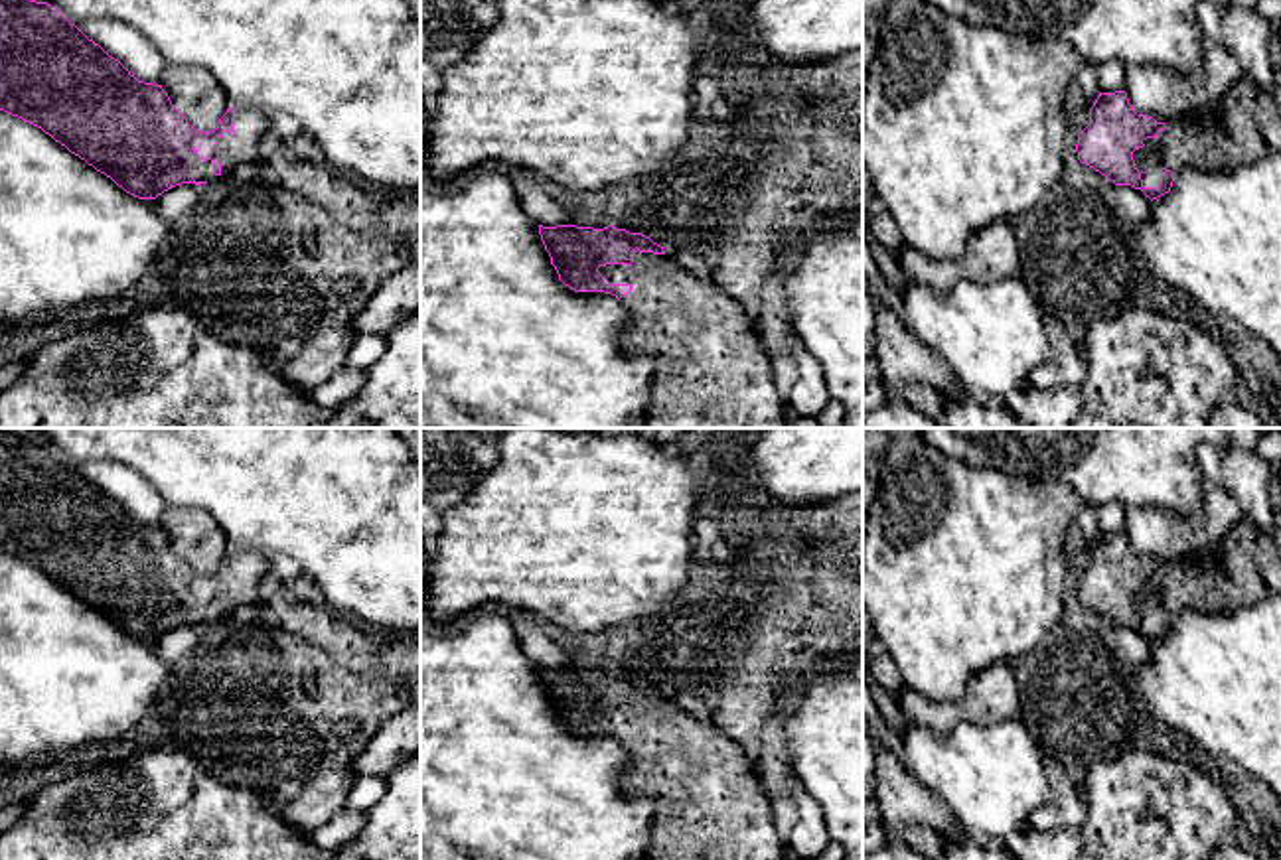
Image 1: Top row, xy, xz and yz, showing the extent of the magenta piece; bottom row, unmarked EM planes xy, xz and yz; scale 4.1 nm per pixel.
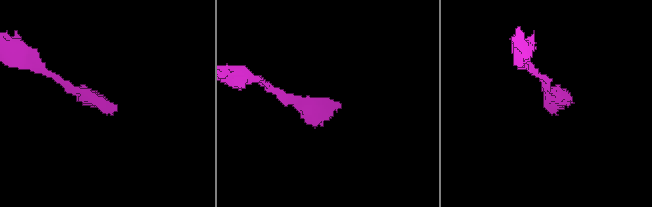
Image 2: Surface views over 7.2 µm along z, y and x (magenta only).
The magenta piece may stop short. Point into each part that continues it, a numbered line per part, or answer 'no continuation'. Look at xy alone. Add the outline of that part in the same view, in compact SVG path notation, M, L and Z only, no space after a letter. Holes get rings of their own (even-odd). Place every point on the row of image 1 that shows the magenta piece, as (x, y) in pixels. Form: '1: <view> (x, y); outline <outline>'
1: xy (243, 150); outline M235 107L235 124L231 138L225 130L219 138L219 164L221 174L213 174L211 160L203 162L197 158L195 148L191 150L191 178L195 181L215 181L233 174L243 174L253 168L261 158L261 140L270 130L268 114L255 108Z

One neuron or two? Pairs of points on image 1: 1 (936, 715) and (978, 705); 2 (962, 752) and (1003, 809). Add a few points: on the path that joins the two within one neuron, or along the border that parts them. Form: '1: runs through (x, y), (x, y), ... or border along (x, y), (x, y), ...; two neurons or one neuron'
1: runs through (946, 715), (968, 709); one neuron
2: runs through (974, 766), (991, 784), (993, 795); one neuron

